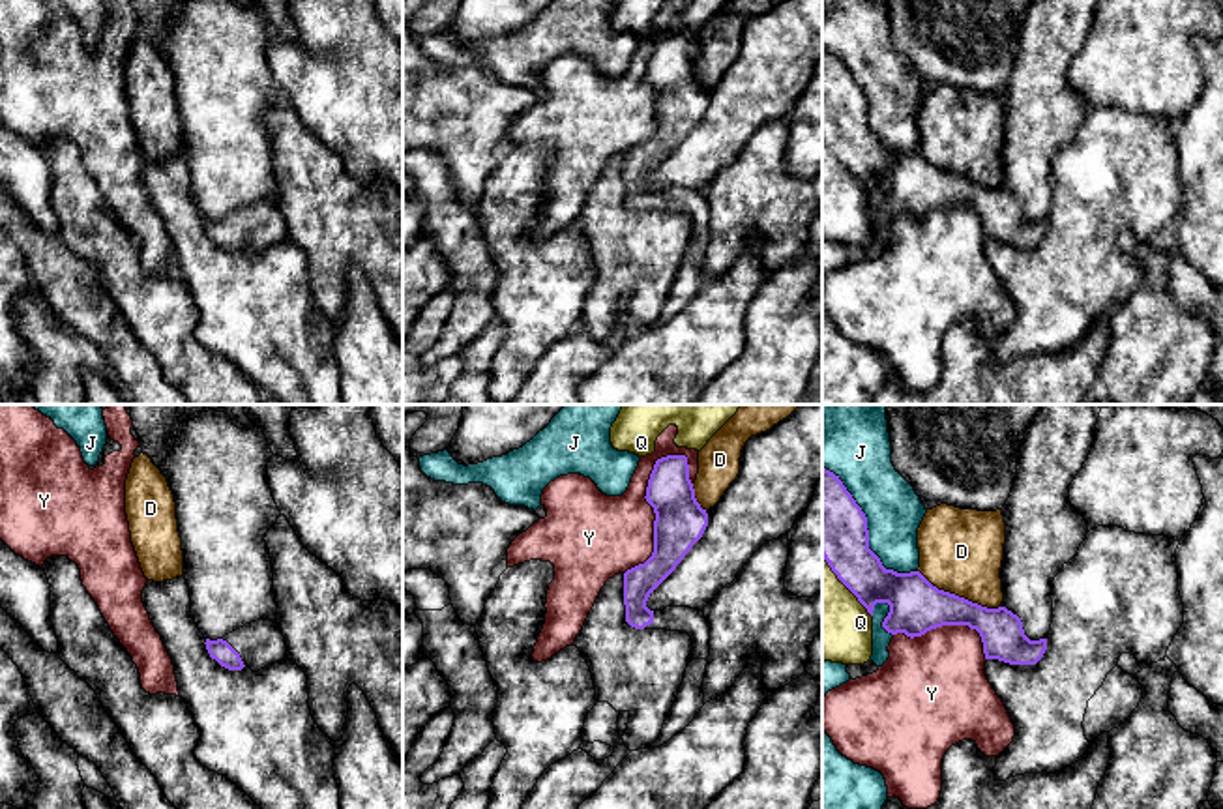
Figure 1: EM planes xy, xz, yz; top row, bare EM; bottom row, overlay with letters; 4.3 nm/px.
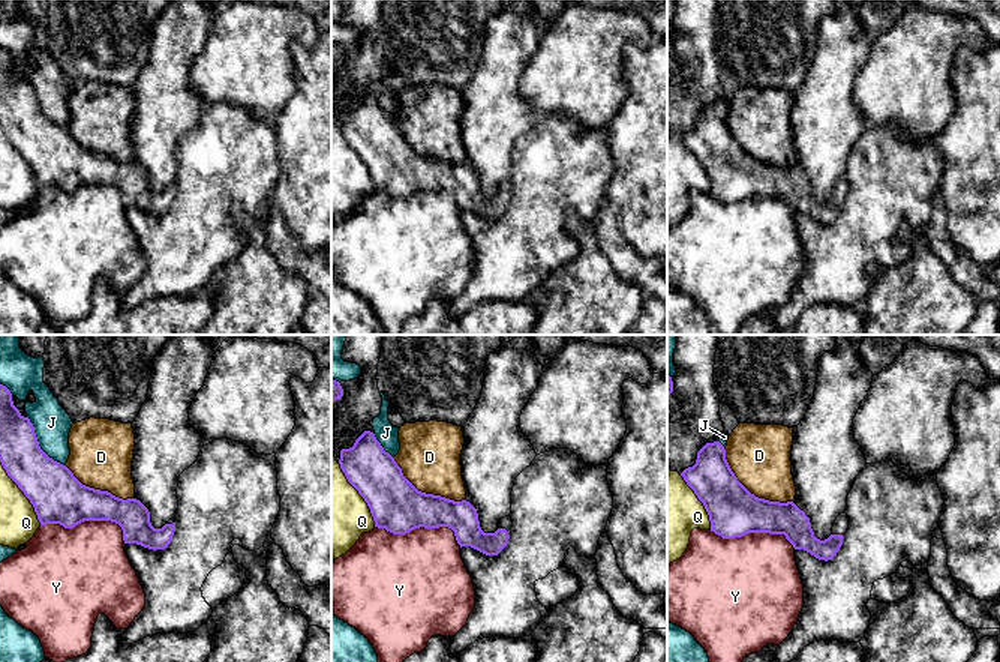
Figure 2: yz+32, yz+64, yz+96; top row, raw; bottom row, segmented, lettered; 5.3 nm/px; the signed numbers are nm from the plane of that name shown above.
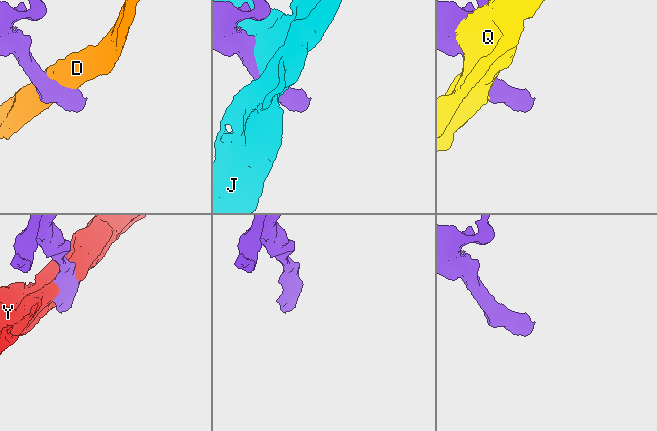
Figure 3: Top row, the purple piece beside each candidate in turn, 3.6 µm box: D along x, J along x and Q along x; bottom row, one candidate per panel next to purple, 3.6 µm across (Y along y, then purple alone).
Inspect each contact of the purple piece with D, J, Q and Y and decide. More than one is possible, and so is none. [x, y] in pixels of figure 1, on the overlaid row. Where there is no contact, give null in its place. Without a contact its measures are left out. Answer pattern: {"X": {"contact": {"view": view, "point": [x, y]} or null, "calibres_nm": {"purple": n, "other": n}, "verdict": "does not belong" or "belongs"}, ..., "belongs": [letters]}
{"D": {"contact": {"view": "yz", "point": [957, 596]}, "calibres_nm": {"purple": 220, "other": 360}, "verdict": "does not belong"}, "J": {"contact": {"view": "yz", "point": [868, 530]}, "calibres_nm": {"purple": 320, "other": 240}, "verdict": "does not belong"}, "Q": {"contact": {"view": "yz", "point": [845, 585]}, "calibres_nm": {"purple": 260, "other": 340}, "verdict": "does not belong"}, "Y": {"contact": {"view": "xz", "point": [652, 506]}, "calibres_nm": {"purple": 220, "other": 340}, "verdict": "does not belong"}, "belongs": []}

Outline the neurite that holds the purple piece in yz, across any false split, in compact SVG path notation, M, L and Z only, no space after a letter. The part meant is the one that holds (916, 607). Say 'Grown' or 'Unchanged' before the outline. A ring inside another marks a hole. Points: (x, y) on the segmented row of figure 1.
Unchanged. M824 466L822 558L871 616L877 603L890 605L882 627L891 635L914 639L942 625L968 625L980 633L985 659L1009 665L1036 665L1047 650L1047 639L1030 640L1021 618L1006 607L987 609L938 590L920 571L886 569L869 549L865 513Z

